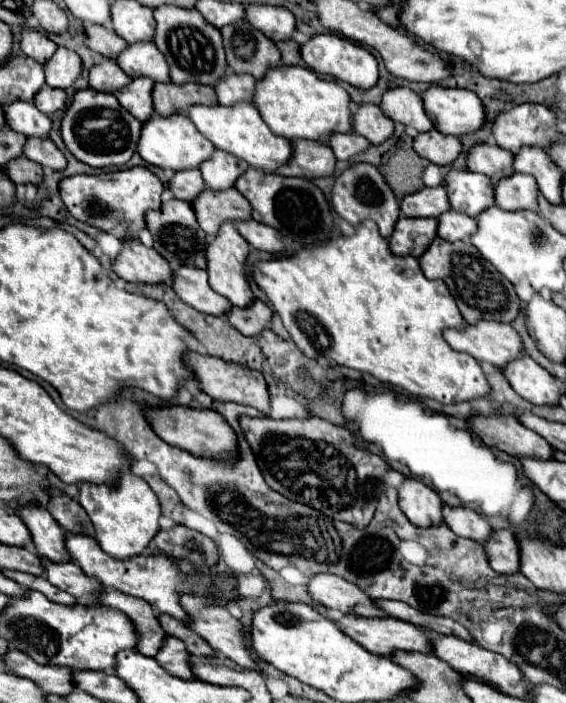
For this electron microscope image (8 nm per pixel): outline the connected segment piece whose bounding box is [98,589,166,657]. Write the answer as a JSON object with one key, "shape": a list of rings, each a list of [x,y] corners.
{"shape":[[[106,589],[100,591],[98,601],[102,605],[114,607],[130,617],[130,621],[134,623],[134,629],[138,631],[136,651],[140,651],[142,655],[148,655],[148,657],[156,655],[166,633],[162,631],[156,615],[152,613],[150,603],[146,603],[144,599],[134,597],[134,595],[124,595],[122,591],[106,591]]]}

